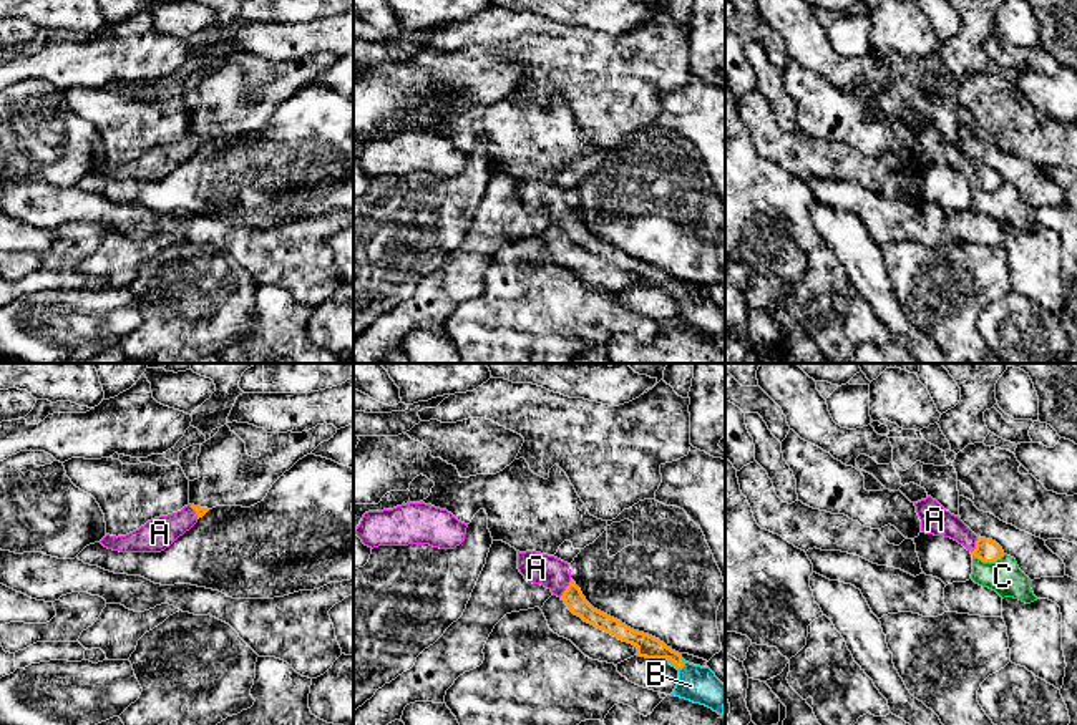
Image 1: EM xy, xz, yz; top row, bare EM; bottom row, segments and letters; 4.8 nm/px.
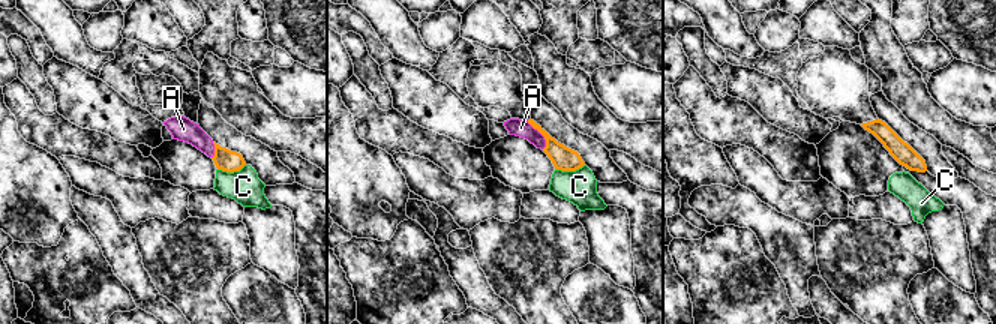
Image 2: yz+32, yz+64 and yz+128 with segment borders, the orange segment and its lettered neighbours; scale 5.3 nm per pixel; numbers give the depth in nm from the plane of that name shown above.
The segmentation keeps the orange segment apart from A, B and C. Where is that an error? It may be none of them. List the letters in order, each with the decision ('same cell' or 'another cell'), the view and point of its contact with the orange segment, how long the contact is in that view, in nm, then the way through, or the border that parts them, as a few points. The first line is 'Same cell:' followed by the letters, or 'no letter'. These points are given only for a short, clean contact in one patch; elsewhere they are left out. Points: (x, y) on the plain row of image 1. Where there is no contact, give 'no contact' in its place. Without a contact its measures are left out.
Same cell: A, B
A: same cell; meets orange in xz at (566, 216); contact 110 nm long; runs through xz (573, 226), (566, 216), (550, 199), (536, 196)
B: same cell; meets orange in xz at (676, 294); contact 100 nm long; runs through xz (648, 274), (666, 281), (676, 294), (697, 312)
C: another cell; meets orange in yz at (988, 189); contact 160 nm long; border along yz (1004, 183), (994, 189), (981, 189), (973, 184)

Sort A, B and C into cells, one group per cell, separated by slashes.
A B / C

